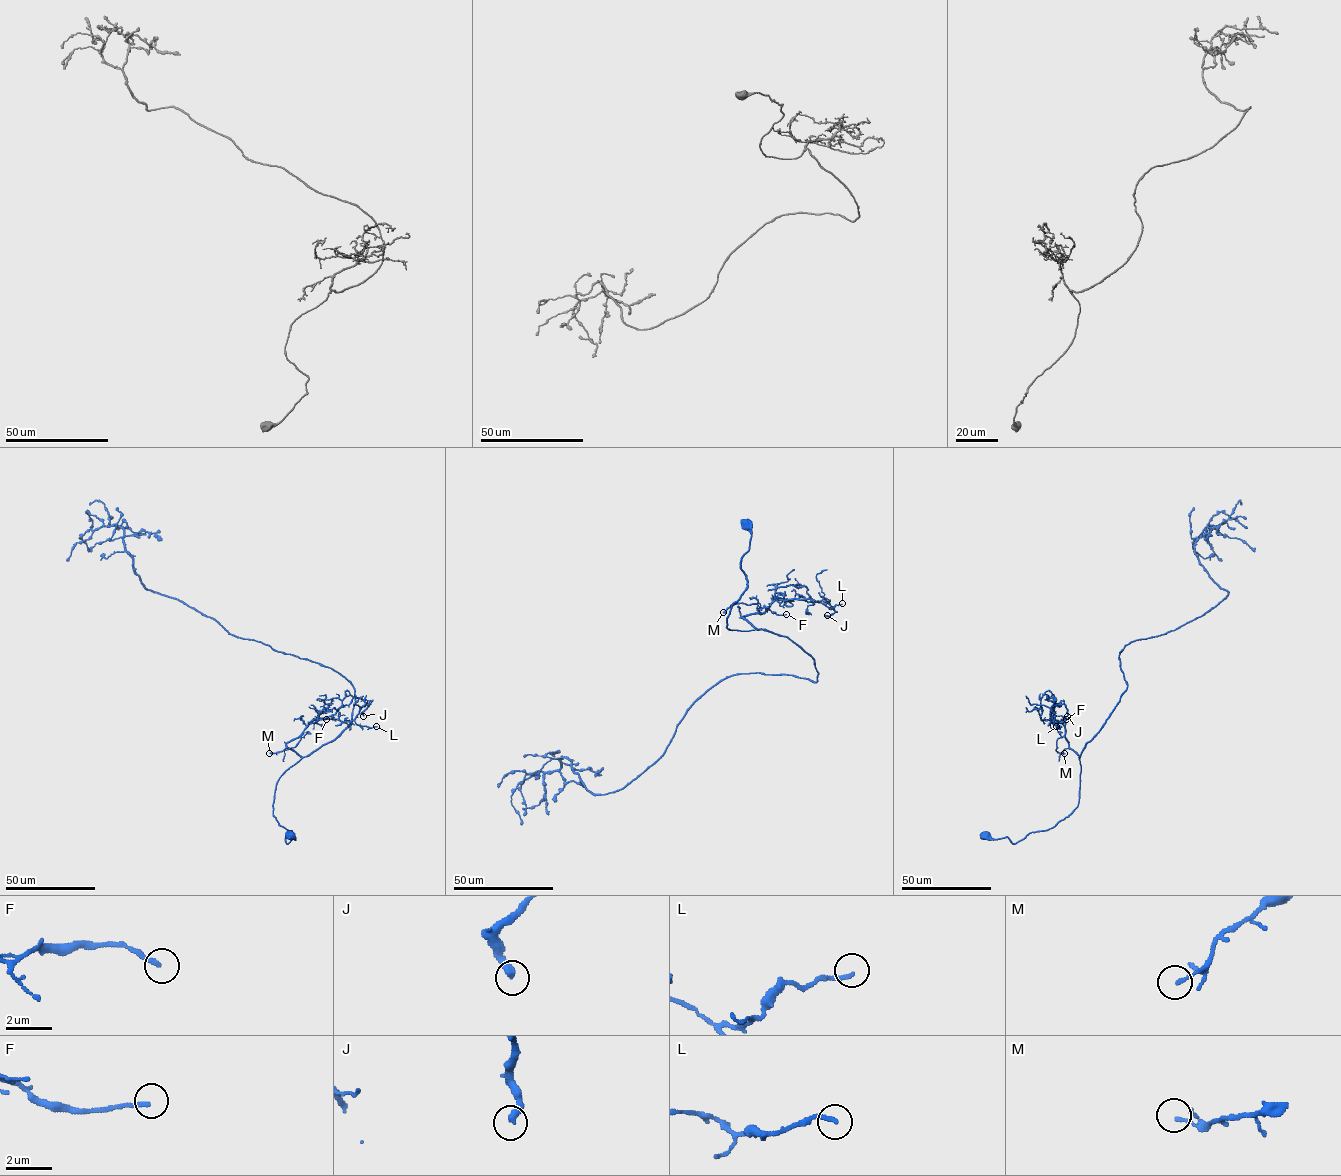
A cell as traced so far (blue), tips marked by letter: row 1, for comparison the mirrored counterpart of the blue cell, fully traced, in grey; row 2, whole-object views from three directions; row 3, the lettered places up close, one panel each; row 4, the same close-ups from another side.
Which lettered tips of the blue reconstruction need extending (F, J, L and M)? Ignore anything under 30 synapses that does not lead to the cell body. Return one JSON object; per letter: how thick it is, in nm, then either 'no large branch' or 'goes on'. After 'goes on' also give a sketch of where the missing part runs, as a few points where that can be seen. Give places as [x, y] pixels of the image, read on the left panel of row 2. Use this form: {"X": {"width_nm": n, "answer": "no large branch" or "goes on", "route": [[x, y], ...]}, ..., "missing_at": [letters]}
{"F": {"width_nm": 190, "answer": "no large branch"}, "J": {"width_nm": 320, "answer": "no large branch"}, "L": {"width_nm": 180, "answer": "no large branch"}, "M": {"width_nm": 130, "answer": "no large branch"}, "missing_at": []}

